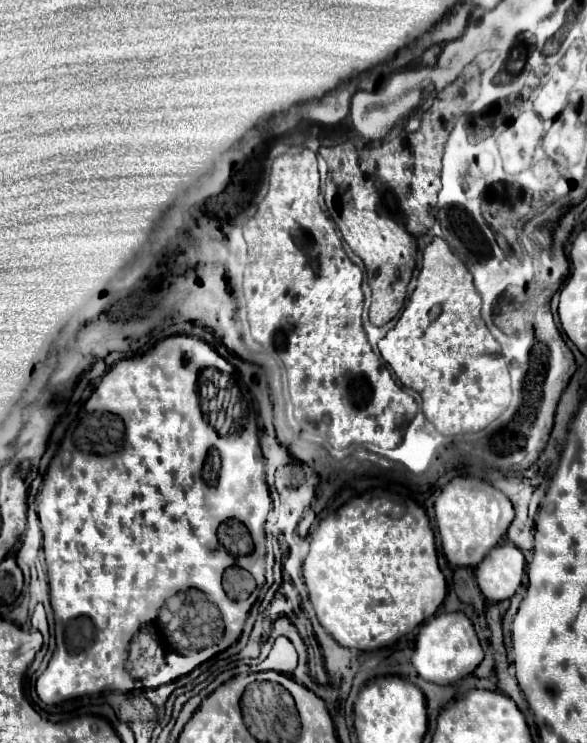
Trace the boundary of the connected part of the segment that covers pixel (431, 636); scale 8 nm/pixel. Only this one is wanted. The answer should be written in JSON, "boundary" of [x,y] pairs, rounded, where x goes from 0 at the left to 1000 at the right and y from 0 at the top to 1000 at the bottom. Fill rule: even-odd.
{"boundary":[[[748,824],[714,844],[710,868],[707,868],[700,892],[724,917],[734,917],[744,922],[775,919],[792,908],[806,906],[819,890],[823,890],[823,873],[792,825]]]}

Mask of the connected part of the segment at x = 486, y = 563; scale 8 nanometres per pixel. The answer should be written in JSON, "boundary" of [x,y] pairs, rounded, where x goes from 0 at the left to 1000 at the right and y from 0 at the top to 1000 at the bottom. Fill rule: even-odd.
{"boundary":[[[847,734],[809,766],[809,777],[819,798],[833,809],[857,809],[877,801],[894,771],[891,744],[871,734]]]}

